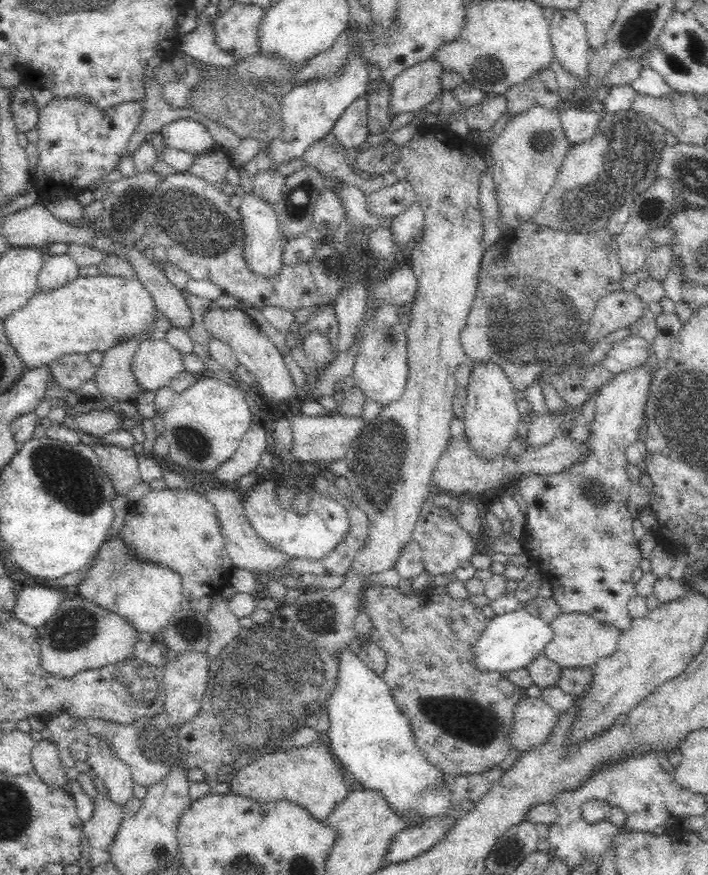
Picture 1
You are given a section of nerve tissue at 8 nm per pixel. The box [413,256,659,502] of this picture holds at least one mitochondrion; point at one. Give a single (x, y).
(532, 324)

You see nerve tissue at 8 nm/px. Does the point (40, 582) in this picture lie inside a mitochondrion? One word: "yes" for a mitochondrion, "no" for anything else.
no

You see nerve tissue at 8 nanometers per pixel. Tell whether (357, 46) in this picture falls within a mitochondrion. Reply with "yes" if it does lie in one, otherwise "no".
no

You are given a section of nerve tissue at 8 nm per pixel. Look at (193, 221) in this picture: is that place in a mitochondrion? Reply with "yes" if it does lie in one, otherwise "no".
yes

